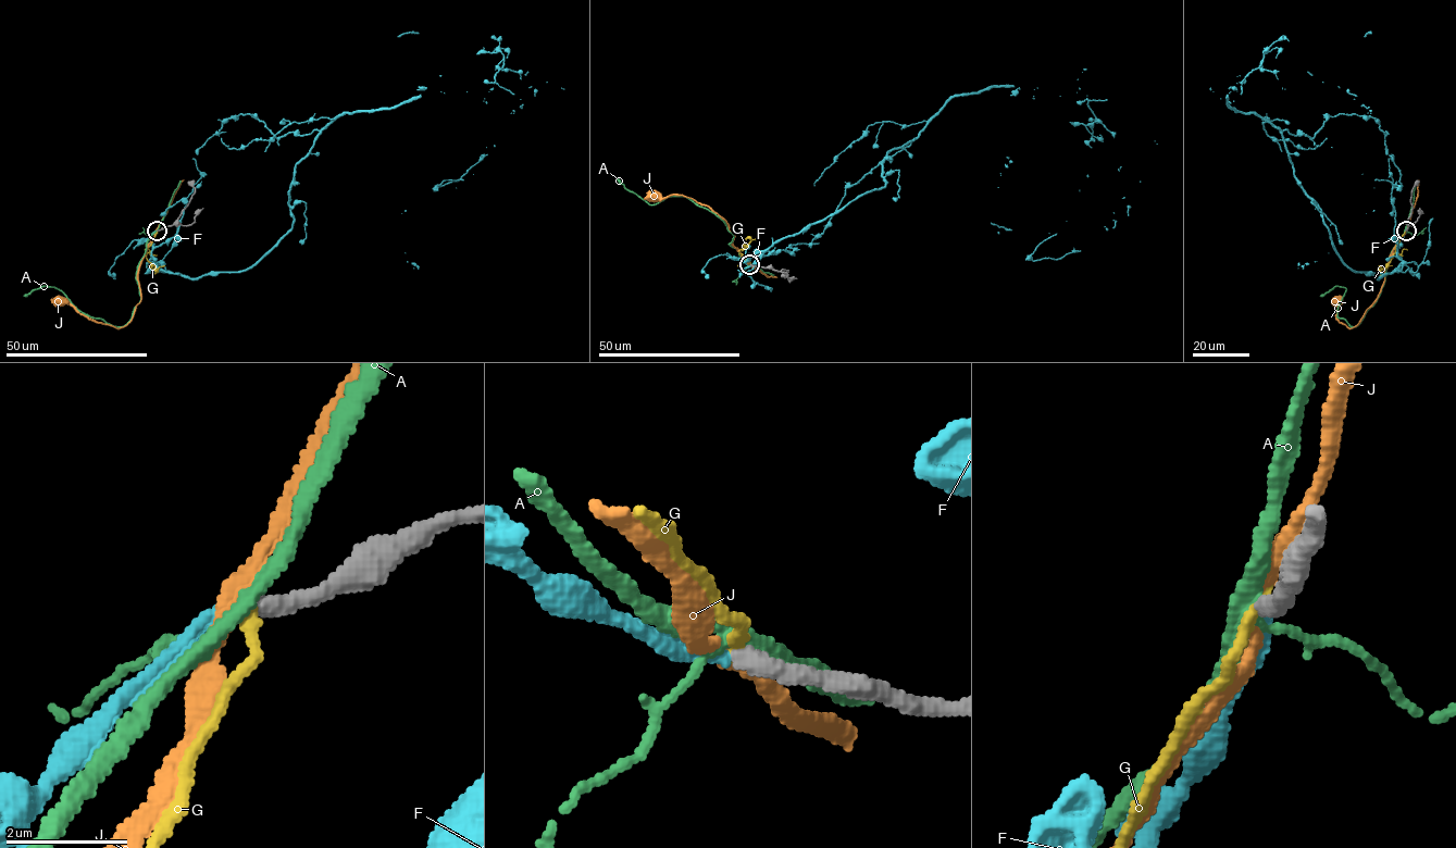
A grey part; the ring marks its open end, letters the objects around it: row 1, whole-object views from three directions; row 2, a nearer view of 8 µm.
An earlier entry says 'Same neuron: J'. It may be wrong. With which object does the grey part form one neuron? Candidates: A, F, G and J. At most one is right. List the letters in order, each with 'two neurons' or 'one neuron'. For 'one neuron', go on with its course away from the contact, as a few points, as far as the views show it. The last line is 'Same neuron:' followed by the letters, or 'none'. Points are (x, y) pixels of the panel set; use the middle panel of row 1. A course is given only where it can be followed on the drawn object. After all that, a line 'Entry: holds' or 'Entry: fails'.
A: two neurons
F: one neuron; it runs (749, 264), (880, 189), (888, 152), (994, 86), (1086, 100), (1128, 215), (1033, 261), (995, 225), (1006, 157)
G: two neurons
J: two neurons
Same neuron: F
Entry: fails

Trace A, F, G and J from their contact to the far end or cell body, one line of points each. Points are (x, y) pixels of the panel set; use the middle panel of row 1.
A: (750, 264), (729, 245), (733, 236), (717, 215), (682, 196), (669, 196), (650, 204), (617, 178)
F: (749, 264), (880, 189), (888, 152), (994, 86), (1086, 100), (1128, 215), (1033, 261), (995, 225), (1006, 157)
G: (750, 264), (738, 252), (750, 240), (745, 239)
J: (749, 264), (731, 244), (734, 235), (720, 215), (682, 195), (662, 198), (655, 195)

